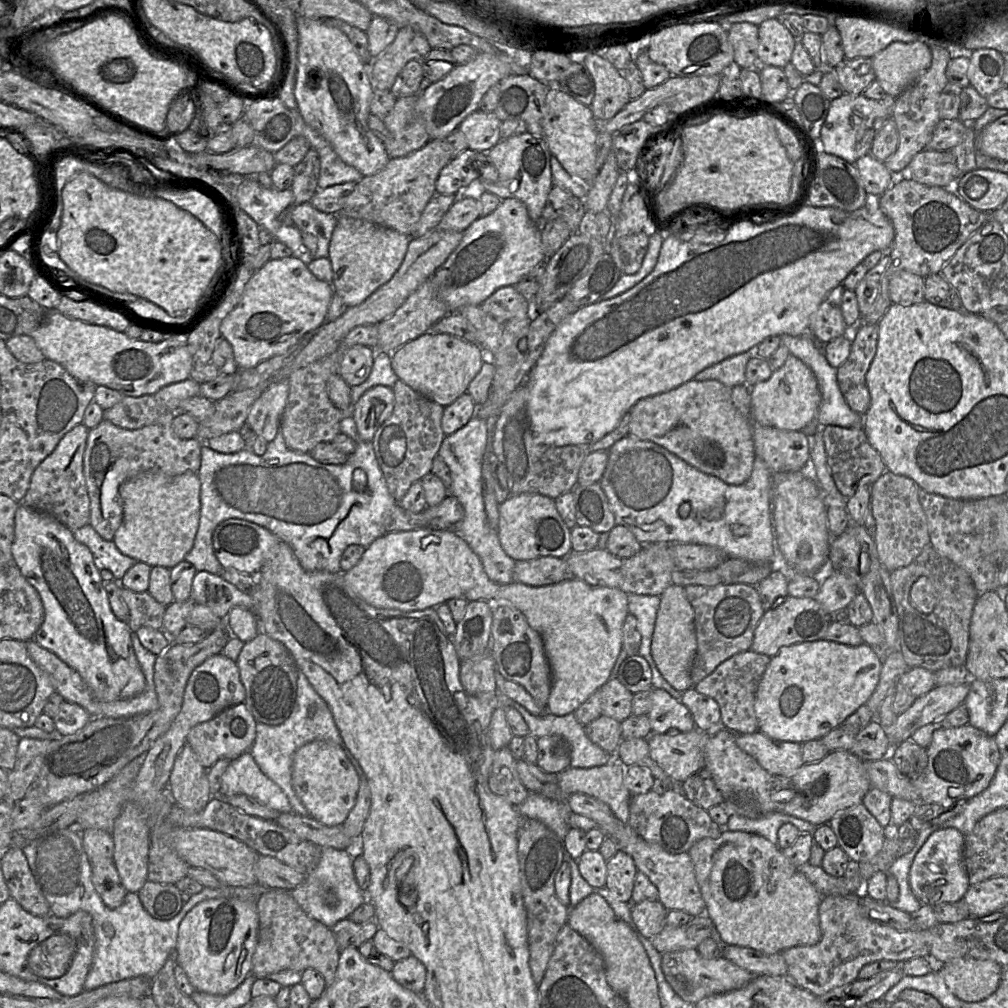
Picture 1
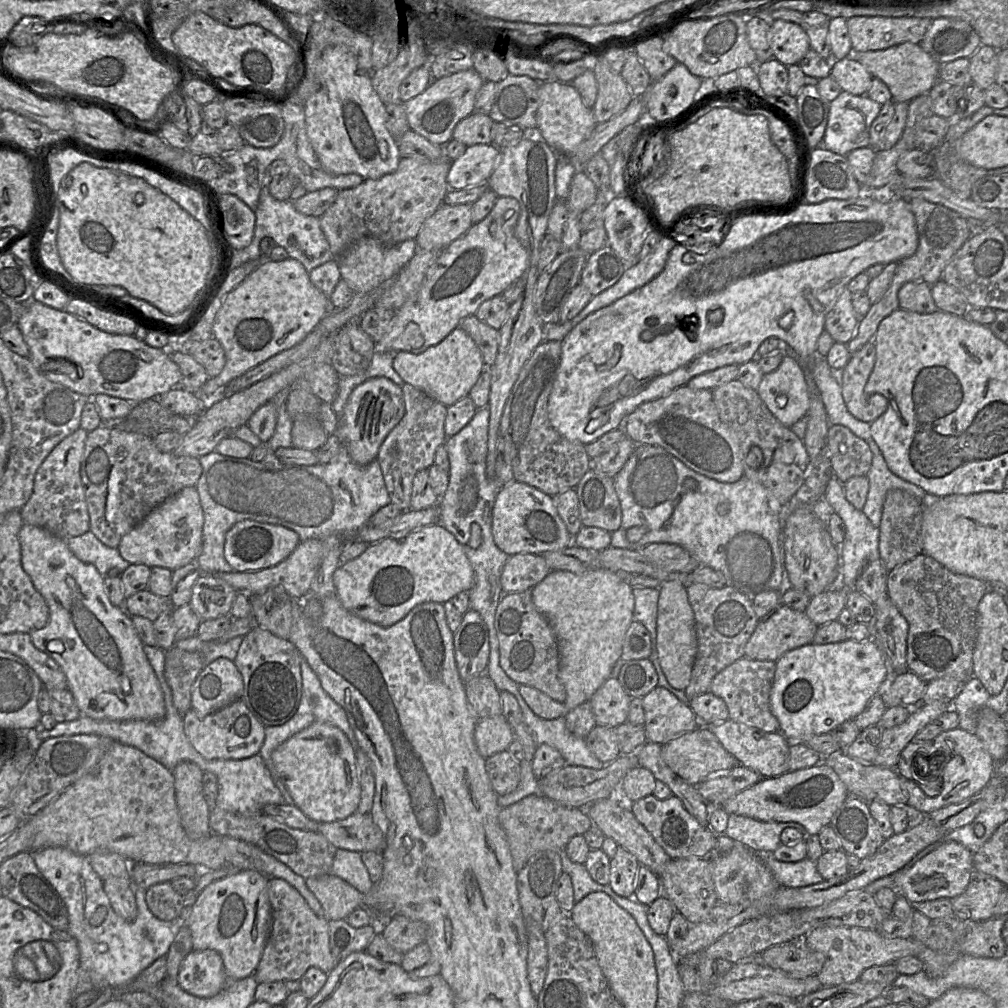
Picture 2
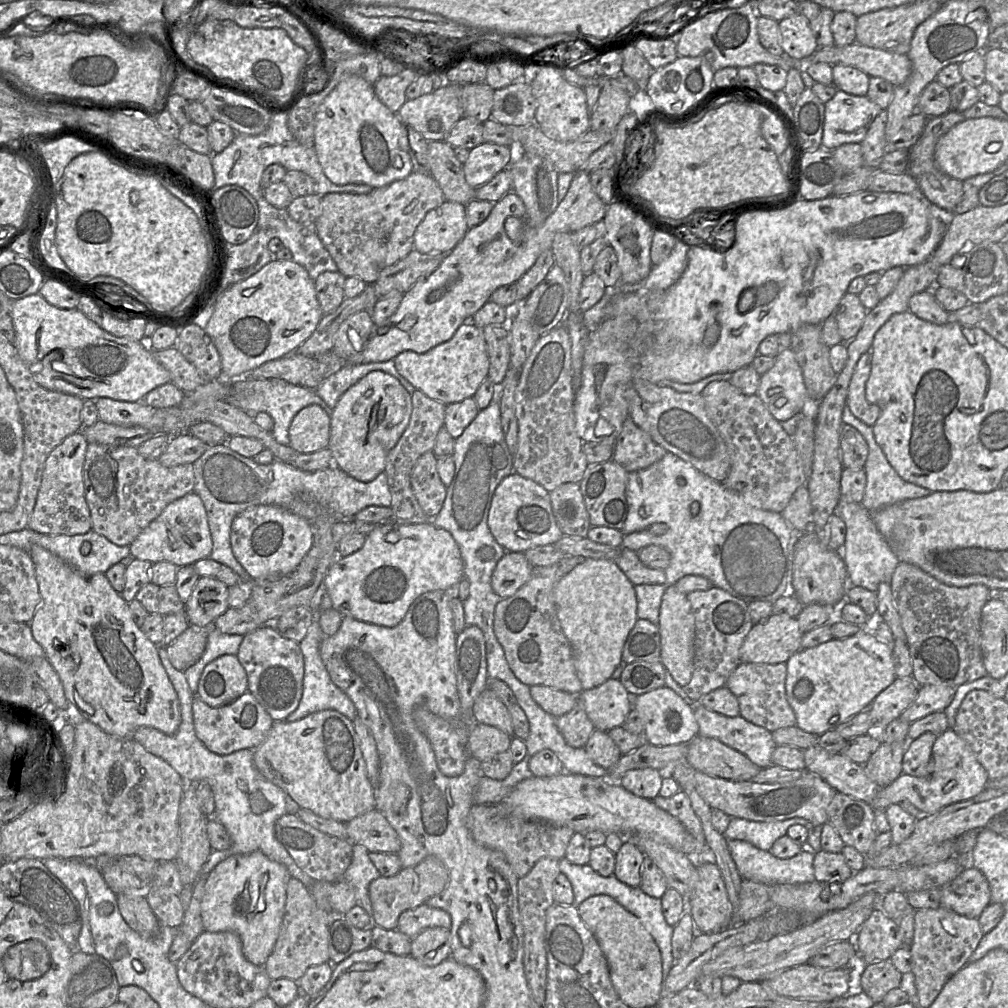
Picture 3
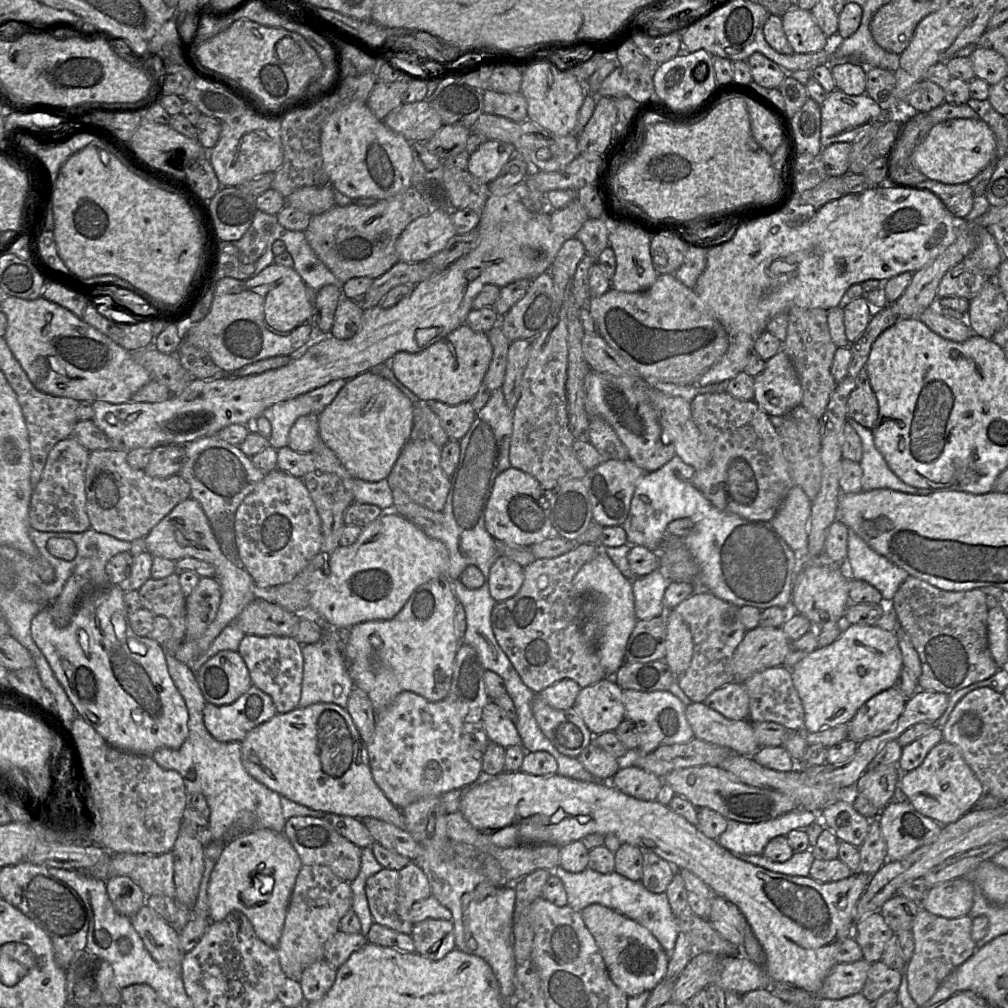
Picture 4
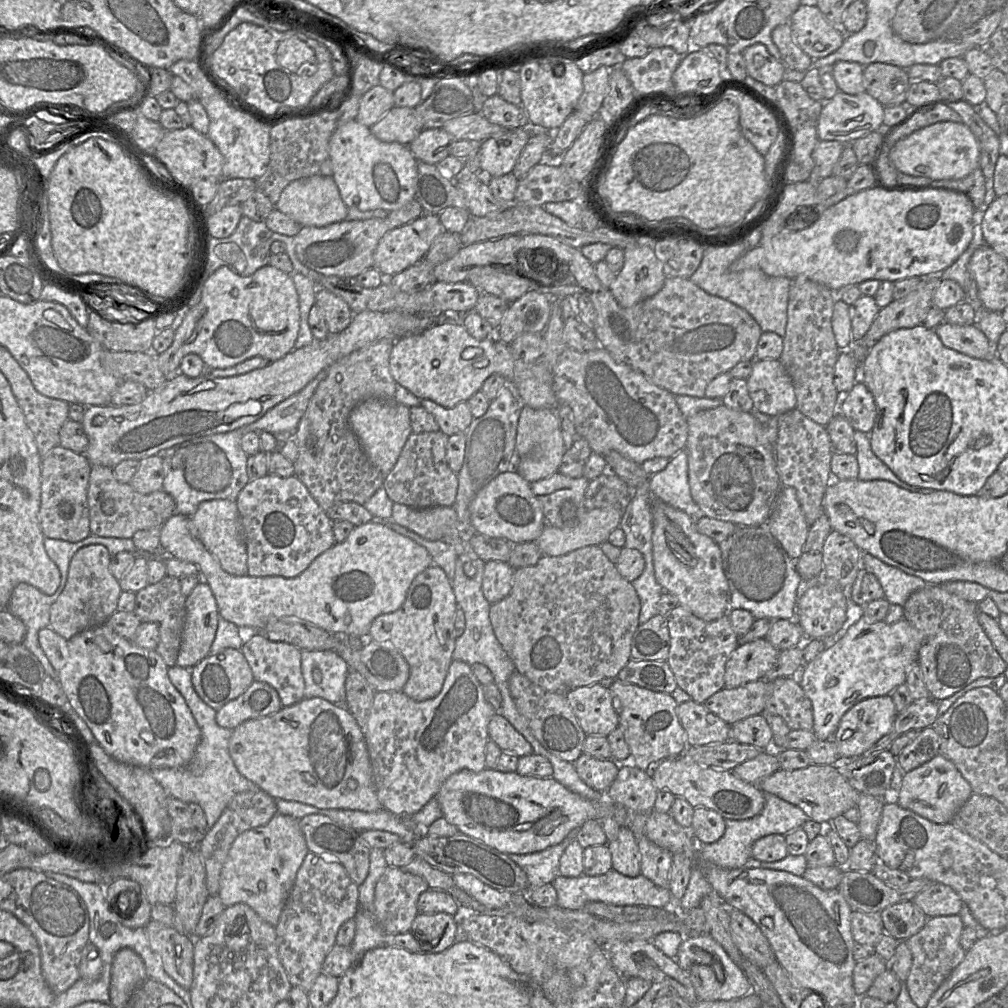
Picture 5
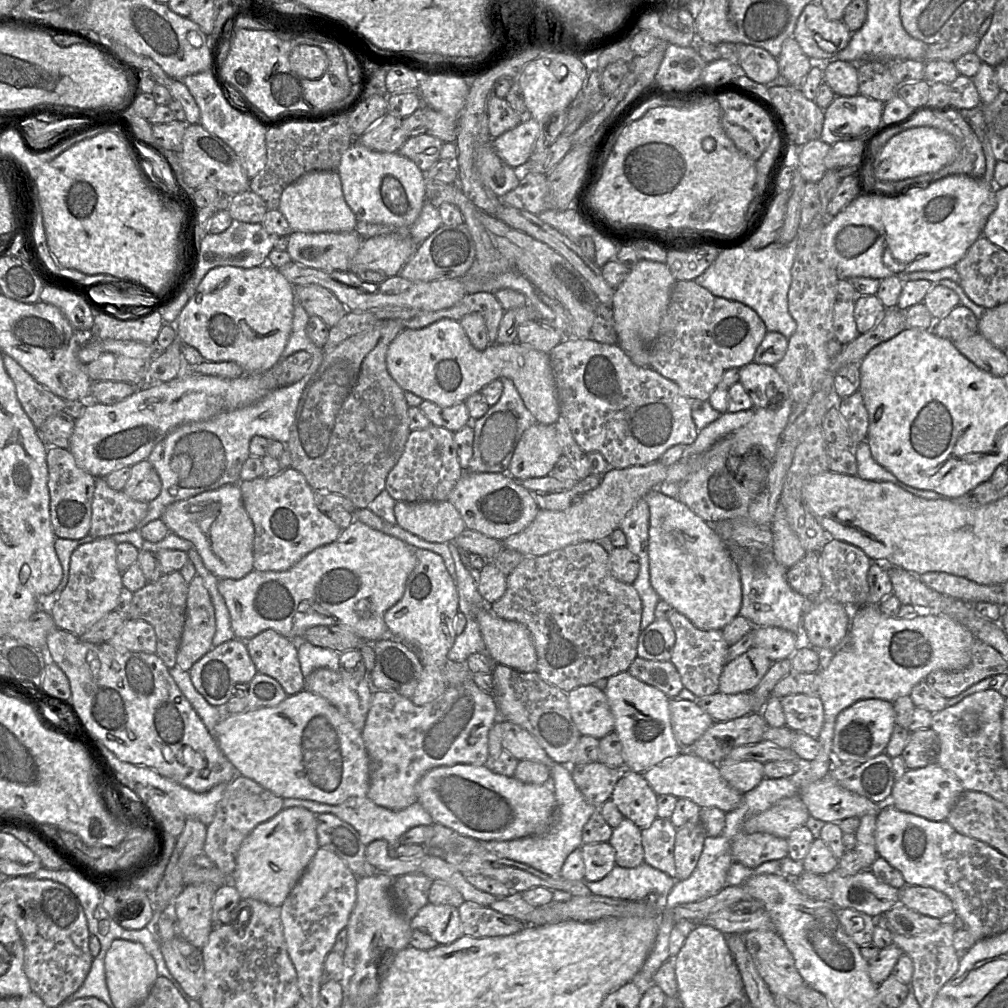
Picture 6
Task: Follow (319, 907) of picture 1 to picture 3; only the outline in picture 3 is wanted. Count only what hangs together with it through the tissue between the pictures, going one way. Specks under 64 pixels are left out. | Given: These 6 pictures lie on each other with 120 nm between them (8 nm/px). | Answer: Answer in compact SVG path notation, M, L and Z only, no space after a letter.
M353 845L352 861L343 879L353 887L357 906L362 907L372 921L373 908L369 897L369 885L379 876L379 871L369 858L369 851L363 845Z

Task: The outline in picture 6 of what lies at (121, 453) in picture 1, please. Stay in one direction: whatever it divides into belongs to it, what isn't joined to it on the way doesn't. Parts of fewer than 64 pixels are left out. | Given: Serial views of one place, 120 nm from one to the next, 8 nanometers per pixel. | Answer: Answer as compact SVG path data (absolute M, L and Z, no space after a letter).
M96 477L91 510L89 535L100 538L139 529L148 503L134 500L123 490L111 488L105 478Z

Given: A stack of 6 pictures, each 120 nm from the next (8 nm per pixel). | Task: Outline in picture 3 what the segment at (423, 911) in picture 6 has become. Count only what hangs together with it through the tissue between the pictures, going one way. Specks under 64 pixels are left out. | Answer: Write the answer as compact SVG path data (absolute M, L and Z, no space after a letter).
M427 928L411 943L410 955L425 966L437 966L451 955L450 929Z

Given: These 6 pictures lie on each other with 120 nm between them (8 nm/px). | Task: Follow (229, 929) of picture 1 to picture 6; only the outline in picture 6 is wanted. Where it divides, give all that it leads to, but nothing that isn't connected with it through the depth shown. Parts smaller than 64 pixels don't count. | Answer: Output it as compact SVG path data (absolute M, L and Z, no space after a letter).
M302 807L282 809L272 819L257 825L242 842L231 883L242 899L255 899L281 907L320 848L316 815Z

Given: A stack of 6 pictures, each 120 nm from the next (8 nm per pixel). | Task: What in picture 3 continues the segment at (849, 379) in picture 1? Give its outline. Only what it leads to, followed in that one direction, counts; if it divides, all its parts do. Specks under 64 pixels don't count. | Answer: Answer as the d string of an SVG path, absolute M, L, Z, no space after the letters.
M865 352L859 358L851 377L846 405L852 414L869 426L873 426L880 416L881 409L871 404L865 397L865 386L871 371L871 352Z

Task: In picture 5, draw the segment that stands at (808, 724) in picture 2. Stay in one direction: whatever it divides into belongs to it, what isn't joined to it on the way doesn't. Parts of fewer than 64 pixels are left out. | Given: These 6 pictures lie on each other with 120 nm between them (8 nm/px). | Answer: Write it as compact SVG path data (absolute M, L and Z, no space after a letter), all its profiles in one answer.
M862 615L832 647L825 649L814 660L804 664L798 674L798 683L812 703L812 731L817 739L833 739L842 716L860 701L870 697L891 695L897 686L906 683L909 666L917 661L922 642L923 634L906 619L886 623L870 621Z

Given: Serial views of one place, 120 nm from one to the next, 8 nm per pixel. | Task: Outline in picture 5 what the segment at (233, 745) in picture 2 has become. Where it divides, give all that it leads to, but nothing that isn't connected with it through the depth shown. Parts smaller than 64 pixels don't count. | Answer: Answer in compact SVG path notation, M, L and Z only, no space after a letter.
M254 681L239 697L216 711L219 726L234 730L243 722L278 712L282 707L278 692L269 684Z

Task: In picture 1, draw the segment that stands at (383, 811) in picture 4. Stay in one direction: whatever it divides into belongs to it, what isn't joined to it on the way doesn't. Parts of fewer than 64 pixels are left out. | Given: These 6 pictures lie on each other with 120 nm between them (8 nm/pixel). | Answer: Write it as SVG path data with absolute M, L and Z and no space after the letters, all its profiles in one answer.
M318 740L307 743L293 755L293 789L309 816L323 825L342 825L355 805L359 781L343 747L331 741Z

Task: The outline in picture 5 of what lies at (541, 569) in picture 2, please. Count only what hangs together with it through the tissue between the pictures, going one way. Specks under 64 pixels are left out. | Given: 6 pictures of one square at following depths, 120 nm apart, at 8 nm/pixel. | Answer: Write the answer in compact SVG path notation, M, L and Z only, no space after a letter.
M490 560L485 563L482 591L491 603L497 603L509 595L515 569L507 562Z

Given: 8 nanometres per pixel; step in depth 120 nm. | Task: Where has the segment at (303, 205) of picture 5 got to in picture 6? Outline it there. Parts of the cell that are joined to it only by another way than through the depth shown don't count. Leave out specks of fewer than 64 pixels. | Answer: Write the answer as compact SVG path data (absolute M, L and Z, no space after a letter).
M313 170L301 175L282 191L278 210L292 232L350 232L357 224L354 213L345 202L341 180L335 170Z

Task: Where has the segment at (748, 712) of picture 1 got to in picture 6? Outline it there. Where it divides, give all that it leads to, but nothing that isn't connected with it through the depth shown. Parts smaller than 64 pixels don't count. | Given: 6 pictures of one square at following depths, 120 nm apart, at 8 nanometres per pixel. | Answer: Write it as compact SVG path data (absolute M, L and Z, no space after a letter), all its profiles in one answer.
M789 694L783 696L781 705L785 726L817 739L824 722L824 709L818 696Z

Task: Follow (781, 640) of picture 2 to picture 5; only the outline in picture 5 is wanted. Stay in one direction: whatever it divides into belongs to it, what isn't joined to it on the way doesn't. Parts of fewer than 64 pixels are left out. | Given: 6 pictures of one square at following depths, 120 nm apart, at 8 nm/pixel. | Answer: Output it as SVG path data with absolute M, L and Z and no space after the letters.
M766 638L739 644L726 662L724 688L735 688L748 682L763 680L779 654L780 651Z

